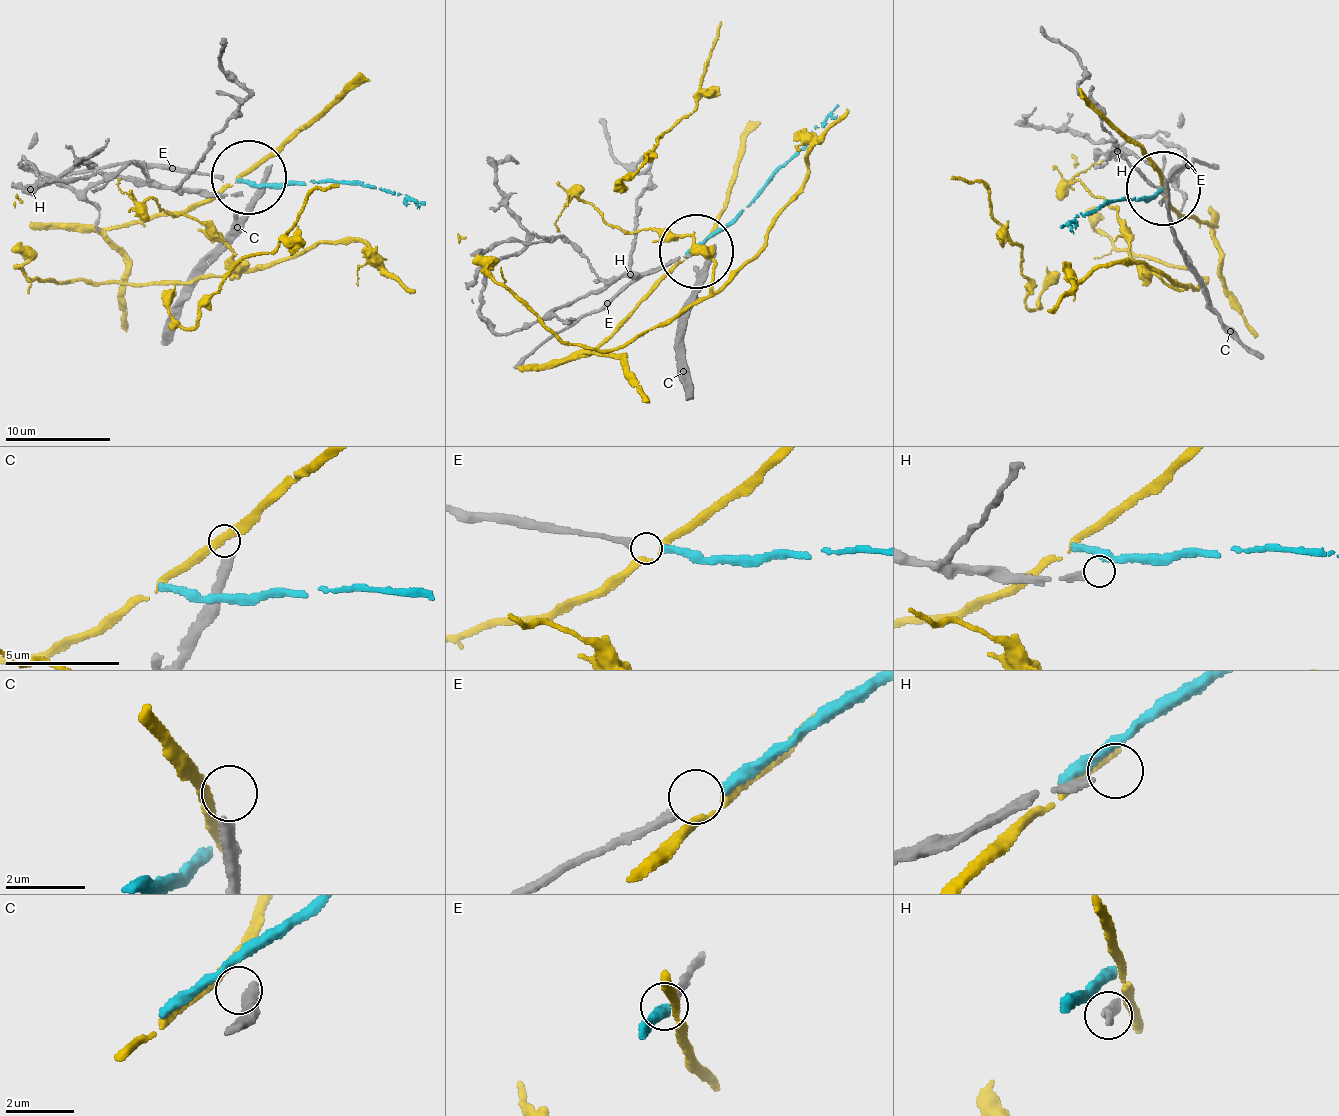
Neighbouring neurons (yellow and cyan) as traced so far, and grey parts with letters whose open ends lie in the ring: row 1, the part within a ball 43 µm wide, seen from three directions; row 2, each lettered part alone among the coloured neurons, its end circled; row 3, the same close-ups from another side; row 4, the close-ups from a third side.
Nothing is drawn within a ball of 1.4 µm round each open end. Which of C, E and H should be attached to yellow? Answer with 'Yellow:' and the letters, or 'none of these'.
Yellow: none of these

